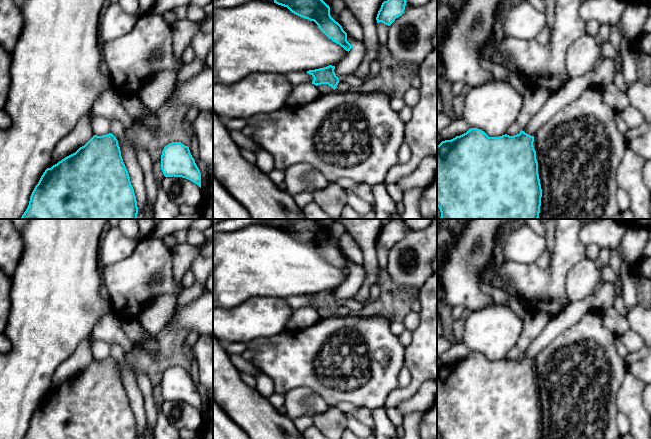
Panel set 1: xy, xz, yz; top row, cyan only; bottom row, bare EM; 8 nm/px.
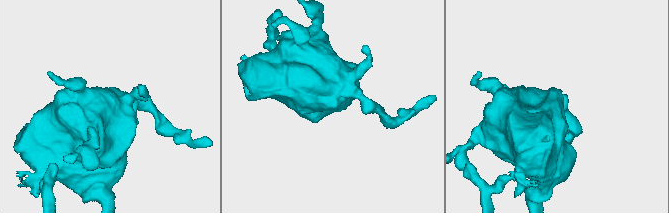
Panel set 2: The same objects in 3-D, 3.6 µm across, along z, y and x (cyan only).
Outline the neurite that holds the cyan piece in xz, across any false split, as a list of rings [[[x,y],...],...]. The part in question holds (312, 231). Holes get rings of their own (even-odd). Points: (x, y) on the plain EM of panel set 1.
[[[272,219],[274,227],[287,231],[292,237],[314,245],[319,253],[333,266],[346,275],[352,269],[347,265],[347,257],[330,239],[330,231],[318,219]]]

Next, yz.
[[[471,352],[466,357],[451,364],[442,365],[437,370],[437,430],[441,439],[539,439],[542,413],[533,366],[534,360],[524,355],[514,360],[505,358],[499,361],[489,361],[484,355],[477,352]]]

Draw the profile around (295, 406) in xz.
[[[296,387],[284,396],[286,416],[292,420],[301,416],[313,417],[329,408],[324,399],[308,387]]]

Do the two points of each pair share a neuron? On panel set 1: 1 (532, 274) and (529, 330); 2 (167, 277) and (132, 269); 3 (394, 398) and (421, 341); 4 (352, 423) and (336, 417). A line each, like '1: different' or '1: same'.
1: different
2: same
3: same
4: different

